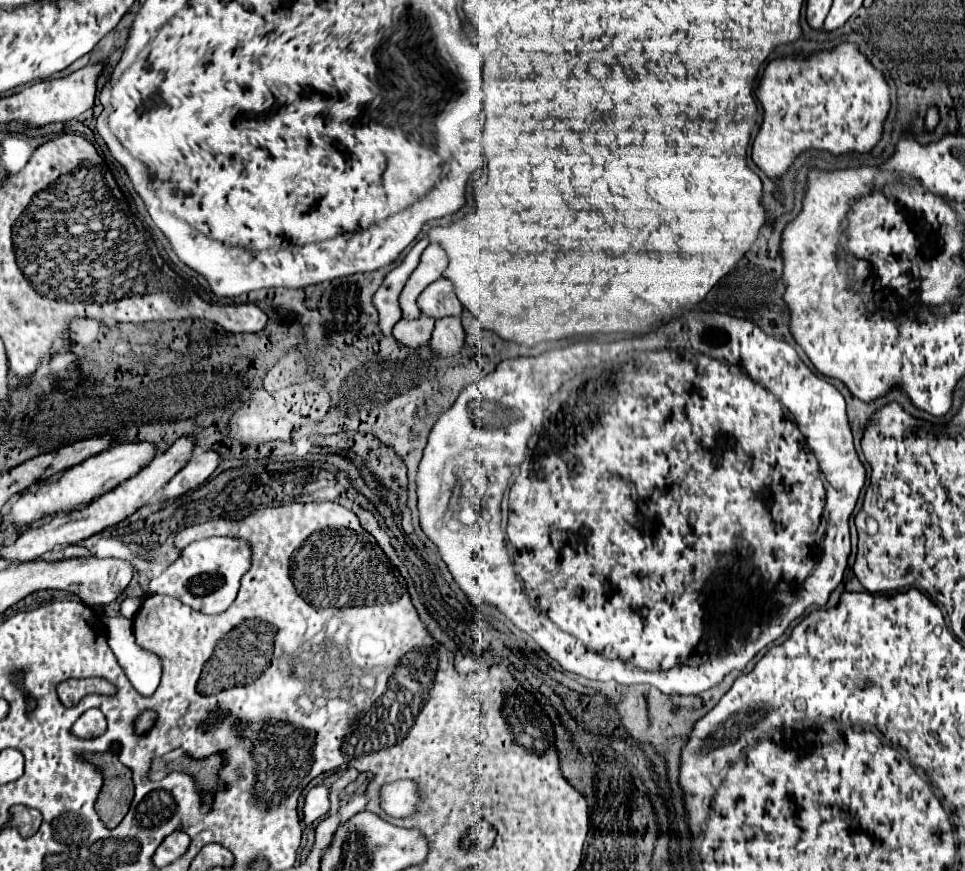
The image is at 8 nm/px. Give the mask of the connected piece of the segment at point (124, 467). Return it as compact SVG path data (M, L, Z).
M139 441L139 443L121 443L111 447L109 451L99 453L97 457L89 457L87 461L67 469L59 479L49 479L43 485L39 485L37 491L25 491L17 499L13 499L11 509L5 515L5 527L21 527L21 525L31 525L33 521L43 519L45 515L51 513L65 513L71 511L79 505L89 503L91 499L97 499L99 495L111 491L113 487L125 483L127 479L135 477L141 469L145 469L155 457L159 449L155 443L149 441Z

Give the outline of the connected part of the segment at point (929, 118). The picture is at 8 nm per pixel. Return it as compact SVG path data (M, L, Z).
M931 105L927 109L927 115L925 115L925 131L935 131L935 127L939 125L941 117L939 117L939 109L937 105Z

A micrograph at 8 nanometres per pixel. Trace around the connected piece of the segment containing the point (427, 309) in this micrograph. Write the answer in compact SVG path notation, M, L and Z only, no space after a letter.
M441 277L431 283L419 297L419 307L423 309L423 315L431 315L437 319L445 317L445 295L455 295L455 291L451 281Z

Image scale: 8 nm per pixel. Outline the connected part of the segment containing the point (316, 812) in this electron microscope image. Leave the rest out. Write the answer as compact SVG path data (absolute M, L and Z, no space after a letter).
M317 785L313 787L307 797L305 797L305 807L303 807L303 821L311 825L315 819L321 819L329 813L331 809L331 799L329 799L329 787Z

